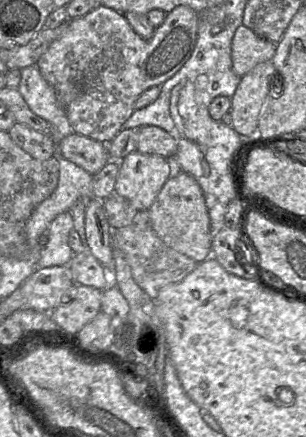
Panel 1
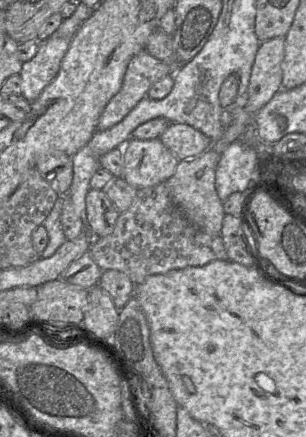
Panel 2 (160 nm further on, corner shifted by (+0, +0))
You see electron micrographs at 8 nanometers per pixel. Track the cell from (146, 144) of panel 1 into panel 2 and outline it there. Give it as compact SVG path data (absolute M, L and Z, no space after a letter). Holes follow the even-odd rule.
M170 123L159 139L179 160L196 157L212 145L206 135L183 123Z

